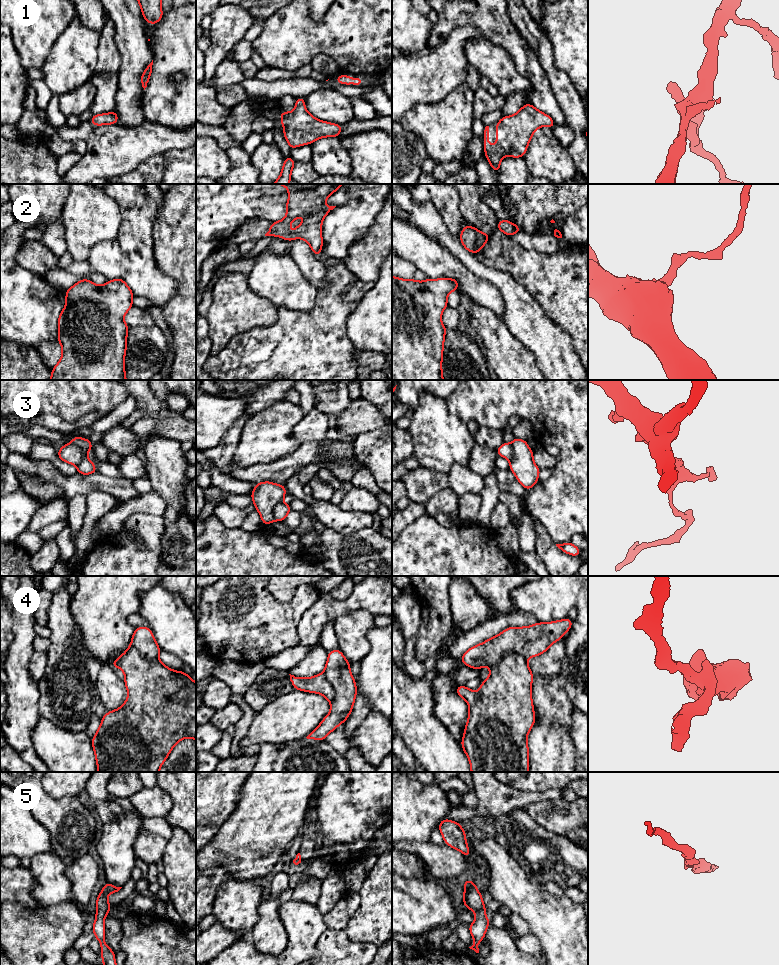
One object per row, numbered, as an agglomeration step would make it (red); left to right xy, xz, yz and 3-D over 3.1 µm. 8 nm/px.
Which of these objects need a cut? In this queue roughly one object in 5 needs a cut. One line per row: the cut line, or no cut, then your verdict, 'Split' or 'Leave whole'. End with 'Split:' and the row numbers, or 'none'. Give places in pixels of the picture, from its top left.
1: No split. Leave whole
2: No split. Leave whole
3: Split along xy (72, 442), (82, 451), (82, 460), (77, 466). Split
4: Split along yz (526, 658), (513, 652), (507, 652), (490, 667). Split
5: No split. Leave whole
Split: 3, 4

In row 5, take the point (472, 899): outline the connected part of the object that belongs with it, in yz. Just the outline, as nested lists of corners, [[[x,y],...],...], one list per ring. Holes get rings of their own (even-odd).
[[[465,880],[463,883],[465,888],[463,903],[465,907],[471,909],[477,917],[476,920],[469,925],[469,931],[474,939],[473,945],[469,948],[479,953],[477,944],[483,941],[490,920],[485,915],[486,908],[483,903],[482,895],[473,880]]]

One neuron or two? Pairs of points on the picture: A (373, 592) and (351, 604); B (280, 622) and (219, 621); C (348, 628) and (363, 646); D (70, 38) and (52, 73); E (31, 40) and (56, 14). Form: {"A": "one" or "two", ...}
{"A": "one", "B": "one", "C": "one", "D": "one", "E": "one"}

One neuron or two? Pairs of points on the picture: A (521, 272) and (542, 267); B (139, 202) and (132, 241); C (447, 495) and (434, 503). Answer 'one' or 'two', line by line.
A: one
B: one
C: one

